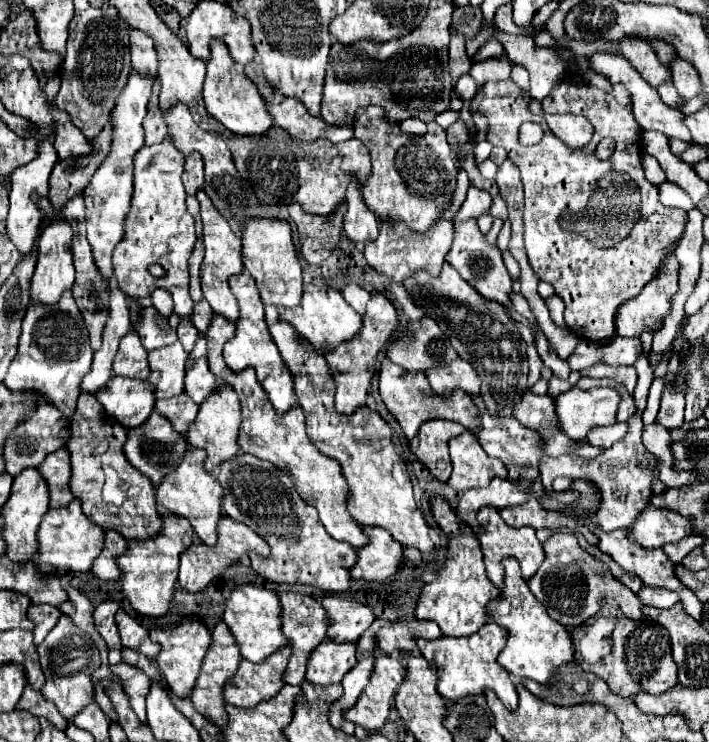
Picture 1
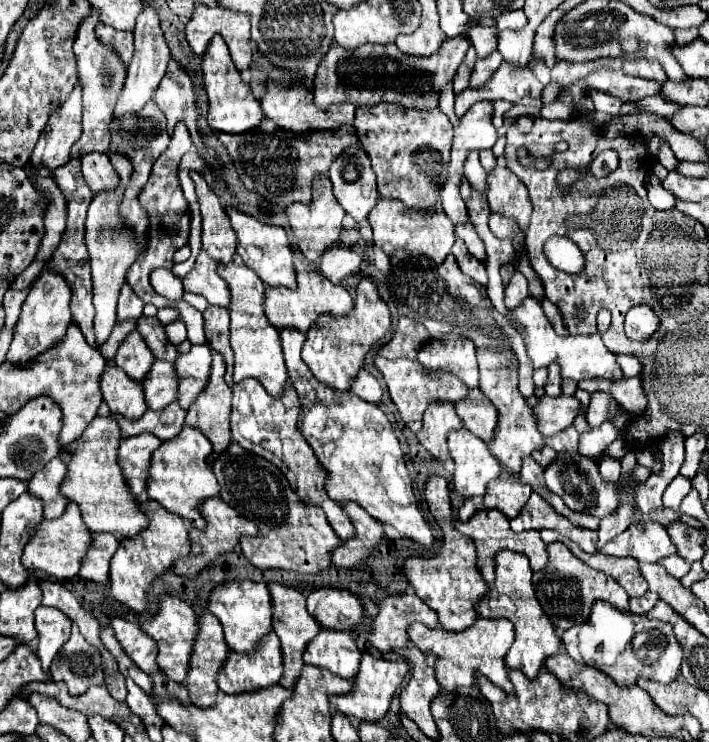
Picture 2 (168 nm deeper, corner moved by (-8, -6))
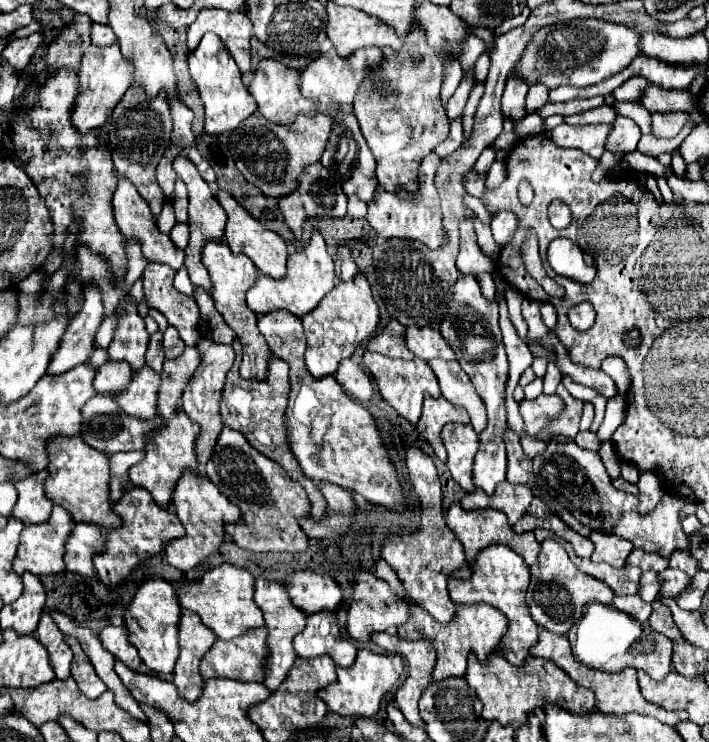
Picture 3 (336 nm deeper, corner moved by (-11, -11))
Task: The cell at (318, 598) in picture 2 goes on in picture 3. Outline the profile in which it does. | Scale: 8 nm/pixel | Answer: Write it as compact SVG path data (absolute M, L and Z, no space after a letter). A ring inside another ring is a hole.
M303 571L289 575L285 585L293 603L309 615L319 611L335 613L343 603L343 593L331 577Z

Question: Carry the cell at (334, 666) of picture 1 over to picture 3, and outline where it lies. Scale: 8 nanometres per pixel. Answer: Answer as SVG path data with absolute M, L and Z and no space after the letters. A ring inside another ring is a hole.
M327 611L307 615L307 627L293 639L293 647L303 659L329 655L333 663L343 669L349 669L357 657L355 645L341 635L335 613Z

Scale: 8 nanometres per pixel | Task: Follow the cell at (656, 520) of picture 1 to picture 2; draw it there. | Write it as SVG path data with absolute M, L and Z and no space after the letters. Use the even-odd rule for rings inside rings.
M640 522L618 534L600 552L620 558L632 556L638 562L658 562L670 554L676 554L676 546L670 542L666 528L658 522Z

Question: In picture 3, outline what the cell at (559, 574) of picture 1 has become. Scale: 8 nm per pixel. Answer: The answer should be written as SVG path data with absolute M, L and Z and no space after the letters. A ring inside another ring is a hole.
M547 539L541 543L541 553L535 565L531 565L531 583L527 591L527 603L531 609L531 615L539 627L545 627L551 633L565 635L583 615L583 607L591 601L599 601L605 605L611 605L615 599L615 593L611 587L607 587L603 581L581 573L573 561L569 559L567 551L553 539Z

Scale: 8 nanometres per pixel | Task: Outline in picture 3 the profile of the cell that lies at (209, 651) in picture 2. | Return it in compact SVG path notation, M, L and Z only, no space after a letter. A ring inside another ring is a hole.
M183 609L183 619L179 621L179 661L175 663L175 685L179 695L187 701L197 701L203 693L203 679L199 673L199 663L205 653L217 641L215 633L203 625L199 615Z

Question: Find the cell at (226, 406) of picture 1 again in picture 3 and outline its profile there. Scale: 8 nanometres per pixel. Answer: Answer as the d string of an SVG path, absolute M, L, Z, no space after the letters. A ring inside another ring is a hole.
M199 339L197 349L201 351L201 365L199 371L193 375L191 383L187 385L187 391L183 393L183 411L189 415L191 421L195 421L201 427L201 435L199 435L199 443L197 443L197 451L199 451L199 465L205 465L217 445L219 433L223 429L223 421L221 421L221 413L219 413L219 405L223 399L223 387L225 387L225 377L233 365L235 353L233 347L221 345L221 343L211 343L209 339Z

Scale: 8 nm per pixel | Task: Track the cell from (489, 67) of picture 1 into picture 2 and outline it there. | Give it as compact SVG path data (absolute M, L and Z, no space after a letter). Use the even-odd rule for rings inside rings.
M502 64L496 76L484 88L466 88L464 92L460 92L454 100L454 112L460 118L474 102L480 100L506 100L512 104L542 107L542 90L544 86L536 80L532 70L526 68L524 72L516 72L508 64Z

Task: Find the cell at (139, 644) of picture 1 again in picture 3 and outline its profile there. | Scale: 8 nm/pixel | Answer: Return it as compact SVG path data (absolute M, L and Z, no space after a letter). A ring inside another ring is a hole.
M109 625L99 633L99 639L103 643L103 647L107 651L111 651L117 659L121 659L129 669L139 671L139 673L147 673L147 675L155 675L145 663L143 659L139 659L139 653L135 651L135 645L129 641L129 629L125 625Z

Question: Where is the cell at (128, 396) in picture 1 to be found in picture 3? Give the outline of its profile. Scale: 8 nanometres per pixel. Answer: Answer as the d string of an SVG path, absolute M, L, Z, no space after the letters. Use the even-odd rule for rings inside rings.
M107 361L103 367L97 369L95 375L95 389L101 395L109 395L111 399L117 399L127 391L131 383L131 367L127 363L117 363L117 361Z

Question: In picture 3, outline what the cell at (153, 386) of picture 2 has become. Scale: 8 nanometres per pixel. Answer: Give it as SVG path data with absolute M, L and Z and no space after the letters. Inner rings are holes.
M143 367L135 373L131 387L127 389L125 395L117 399L117 403L123 411L127 411L127 415L133 415L137 419L155 419L159 415L157 409L159 385L161 385L159 373L151 371L149 367Z

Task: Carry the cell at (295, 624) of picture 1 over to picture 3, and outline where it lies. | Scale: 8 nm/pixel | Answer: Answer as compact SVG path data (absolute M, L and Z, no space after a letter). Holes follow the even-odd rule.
M261 577L255 581L255 603L259 603L259 607L265 615L265 627L269 629L269 635L271 635L271 667L267 667L267 683L263 683L263 685L269 687L271 691L275 691L283 683L283 679L289 675L289 671L297 659L297 653L293 649L293 637L305 629L307 617L299 607L293 605L283 583L265 581Z

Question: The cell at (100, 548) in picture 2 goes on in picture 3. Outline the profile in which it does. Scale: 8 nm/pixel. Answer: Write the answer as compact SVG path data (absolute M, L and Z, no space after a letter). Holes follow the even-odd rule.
M77 523L67 541L67 569L71 573L93 577L93 557L105 551L105 533L99 527Z

